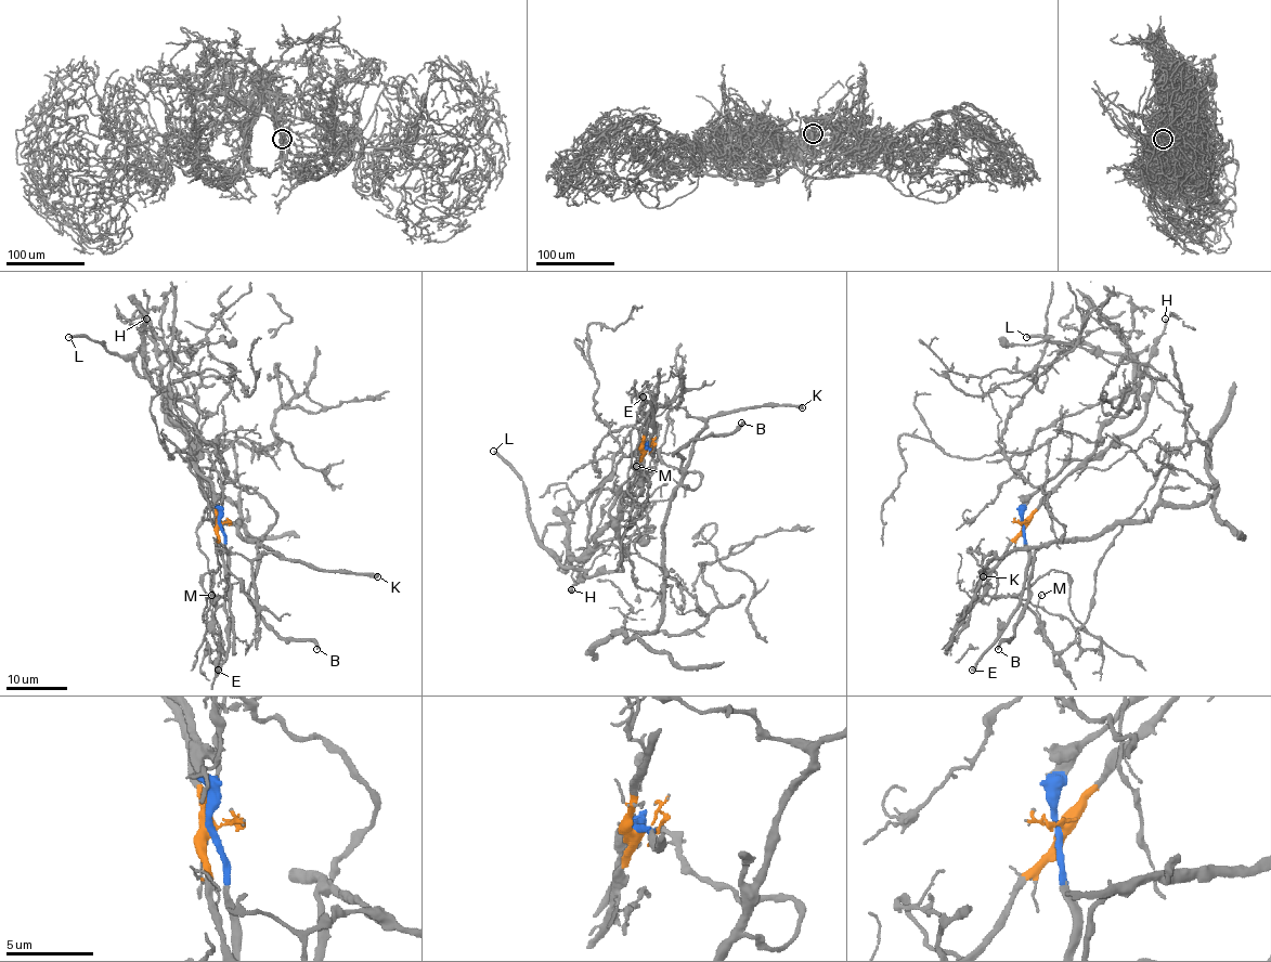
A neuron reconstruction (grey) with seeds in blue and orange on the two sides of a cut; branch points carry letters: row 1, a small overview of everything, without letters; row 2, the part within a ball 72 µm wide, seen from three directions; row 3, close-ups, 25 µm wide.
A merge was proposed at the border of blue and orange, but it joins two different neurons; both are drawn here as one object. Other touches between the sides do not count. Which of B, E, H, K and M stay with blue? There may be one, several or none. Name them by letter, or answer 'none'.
E, H, M

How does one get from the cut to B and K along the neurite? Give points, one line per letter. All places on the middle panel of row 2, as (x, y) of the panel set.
B: (643, 447), (647, 420), (677, 398), (676, 406), (705, 424), (684, 467), (673, 452), (729, 434), (741, 421)
K: (643, 447), (647, 420), (677, 398), (676, 406), (692, 417), (751, 406), (802, 408)

